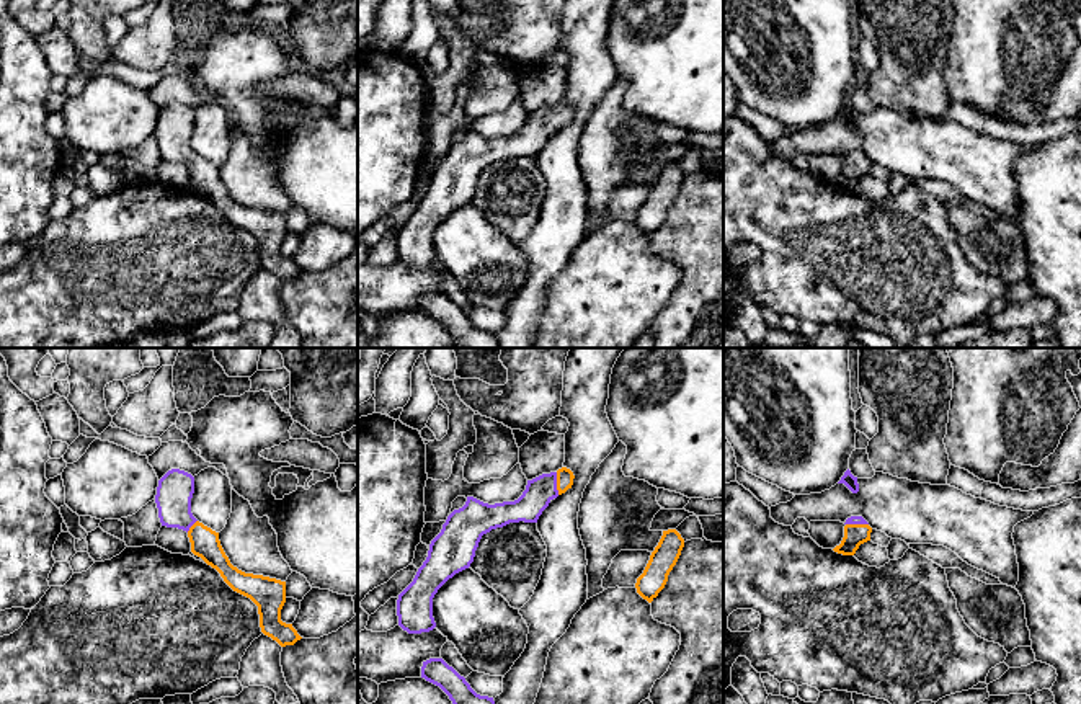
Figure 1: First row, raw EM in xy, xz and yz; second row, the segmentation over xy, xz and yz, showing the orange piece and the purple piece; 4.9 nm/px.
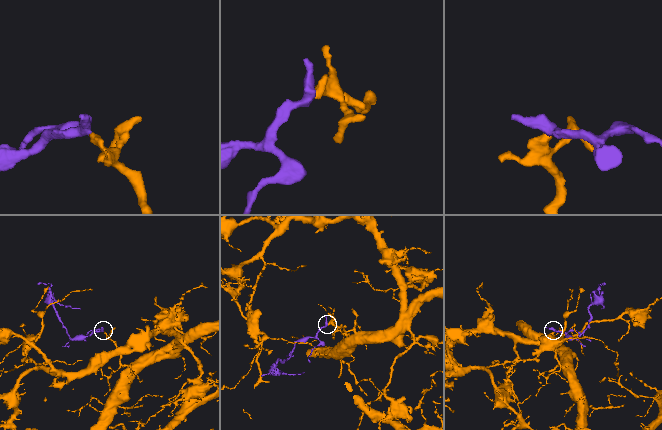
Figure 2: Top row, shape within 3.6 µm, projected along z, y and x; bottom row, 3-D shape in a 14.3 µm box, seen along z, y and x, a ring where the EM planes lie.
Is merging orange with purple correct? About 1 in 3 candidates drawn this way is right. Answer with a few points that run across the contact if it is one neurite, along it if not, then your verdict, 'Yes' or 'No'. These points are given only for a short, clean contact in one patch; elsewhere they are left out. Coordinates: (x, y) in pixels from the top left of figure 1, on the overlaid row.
Line: xz (565, 477), (557, 484), (547, 485), (539, 492). Yes

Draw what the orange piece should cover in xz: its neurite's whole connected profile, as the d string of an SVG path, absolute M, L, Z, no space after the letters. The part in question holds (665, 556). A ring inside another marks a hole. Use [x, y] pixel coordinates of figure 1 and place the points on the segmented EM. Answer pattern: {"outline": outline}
{"outline": "M676 529L663 531L663 536L650 555L650 560L643 573L637 578L637 593L652 603L658 593L665 588L668 575L676 565L684 539Z"}

